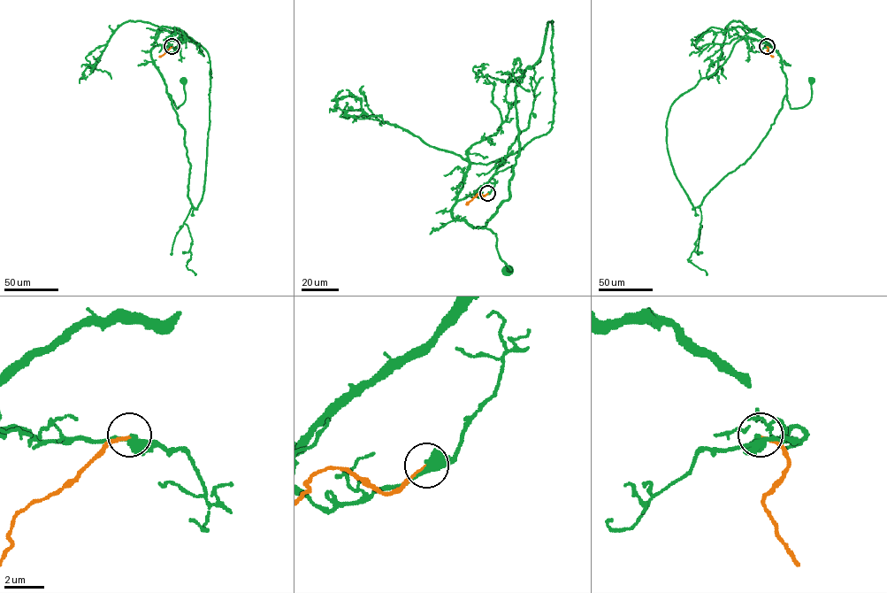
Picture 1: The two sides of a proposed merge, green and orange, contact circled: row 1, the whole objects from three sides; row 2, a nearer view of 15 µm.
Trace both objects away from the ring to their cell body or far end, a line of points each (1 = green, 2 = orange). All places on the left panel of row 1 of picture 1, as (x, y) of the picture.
1: (172, 47), (156, 45), (150, 55), (164, 80), (169, 97), (177, 108), (185, 100), (183, 80)
2: (172, 47), (159, 57)

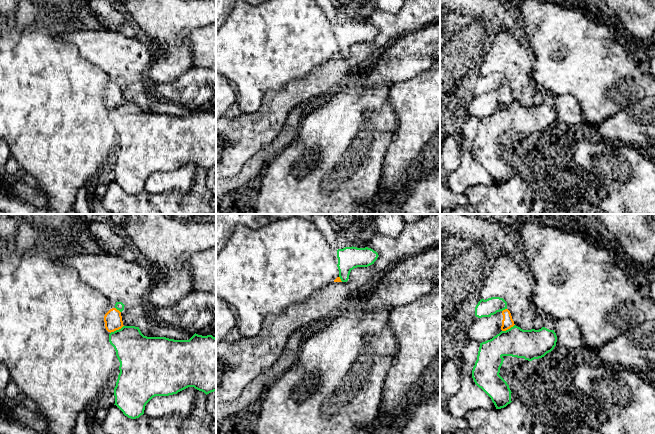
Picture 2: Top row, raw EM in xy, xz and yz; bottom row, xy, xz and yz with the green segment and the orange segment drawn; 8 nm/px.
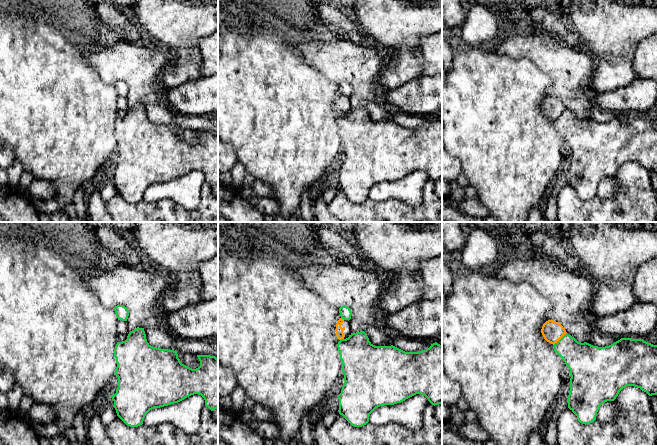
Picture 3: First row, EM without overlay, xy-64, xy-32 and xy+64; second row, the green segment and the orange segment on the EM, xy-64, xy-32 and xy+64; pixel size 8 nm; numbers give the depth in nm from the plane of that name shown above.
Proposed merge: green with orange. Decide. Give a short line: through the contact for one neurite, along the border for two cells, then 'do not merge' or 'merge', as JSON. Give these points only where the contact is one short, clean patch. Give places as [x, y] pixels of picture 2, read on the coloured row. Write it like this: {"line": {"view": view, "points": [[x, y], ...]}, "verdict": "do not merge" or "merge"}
{"verdict": "do not merge"}

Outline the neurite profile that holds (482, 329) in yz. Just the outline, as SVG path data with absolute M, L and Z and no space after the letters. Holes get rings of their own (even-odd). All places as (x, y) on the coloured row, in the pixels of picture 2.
M508 309L497 312L492 317L482 317L474 319L468 328L466 341L475 340L479 343L492 339L501 331L506 331L513 327L514 321Z

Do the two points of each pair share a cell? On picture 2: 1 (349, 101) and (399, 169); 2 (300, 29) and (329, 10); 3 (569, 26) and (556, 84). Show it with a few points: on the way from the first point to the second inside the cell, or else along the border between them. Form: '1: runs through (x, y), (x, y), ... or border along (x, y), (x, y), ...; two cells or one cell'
1: runs through (360, 118), (363, 133), (382, 152); one cell
2: border along (322, 10), (327, 16); two cells
3: runs through (569, 40), (570, 57), (563, 64), (562, 70); one cell

